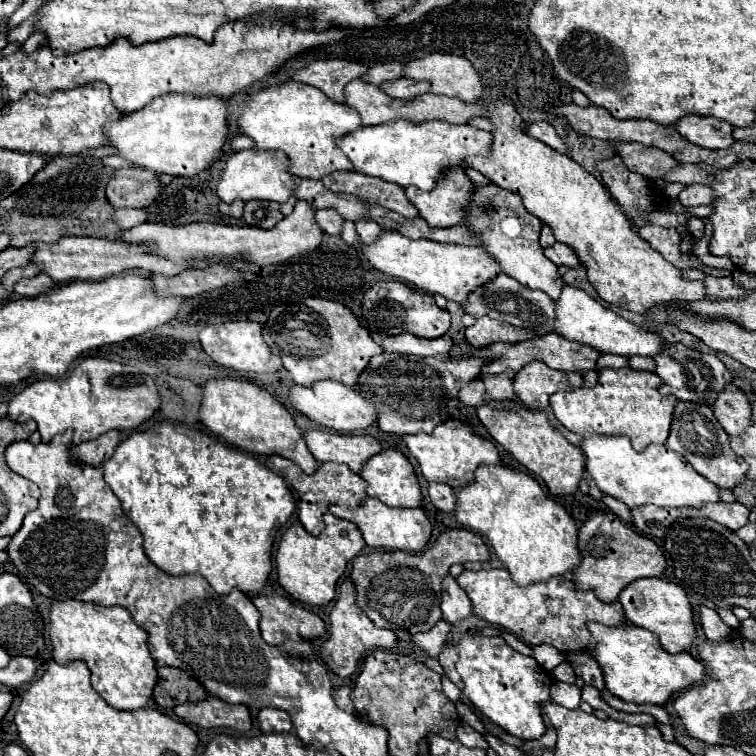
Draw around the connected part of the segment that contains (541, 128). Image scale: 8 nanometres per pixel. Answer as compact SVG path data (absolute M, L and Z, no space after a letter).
M542 120L542 122L532 122L530 128L528 128L528 134L530 134L532 138L536 138L536 140L548 144L550 148L558 150L560 154L568 154L566 142L558 136L558 132L554 130L552 124L548 124L548 122L544 122L544 120Z

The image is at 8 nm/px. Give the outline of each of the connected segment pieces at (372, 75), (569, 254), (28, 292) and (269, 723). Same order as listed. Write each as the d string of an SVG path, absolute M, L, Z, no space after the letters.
M388 62L388 64L376 64L372 66L362 80L370 82L370 84L380 84L380 82L392 82L396 78L404 76L404 64L400 62Z
M556 242L554 246L550 246L550 248L544 248L544 256L548 258L548 260L552 260L556 266L570 266L570 268L576 268L576 266L580 266L580 260L576 258L576 254L572 252L572 248L570 246L566 246L566 244L560 244L560 242Z
M38 274L30 280L16 282L14 294L18 294L18 296L38 296L38 294L44 294L44 292L52 290L54 286L56 286L56 282L48 274Z
M262 708L258 712L258 726L262 732L292 732L290 714L278 708Z

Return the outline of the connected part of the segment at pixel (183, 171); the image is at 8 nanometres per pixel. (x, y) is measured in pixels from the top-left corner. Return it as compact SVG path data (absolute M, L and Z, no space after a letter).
M164 94L152 104L116 122L106 124L110 146L120 150L120 156L148 168L156 174L194 176L222 156L222 146L228 138L228 108L222 96L190 96Z

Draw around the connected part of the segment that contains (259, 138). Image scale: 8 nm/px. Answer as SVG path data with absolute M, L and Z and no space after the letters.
M294 80L248 96L238 124L242 132L256 142L256 148L286 152L292 174L314 180L320 180L336 170L354 170L352 162L338 148L336 140L364 126L354 108L332 102L328 96L320 94L318 88Z

